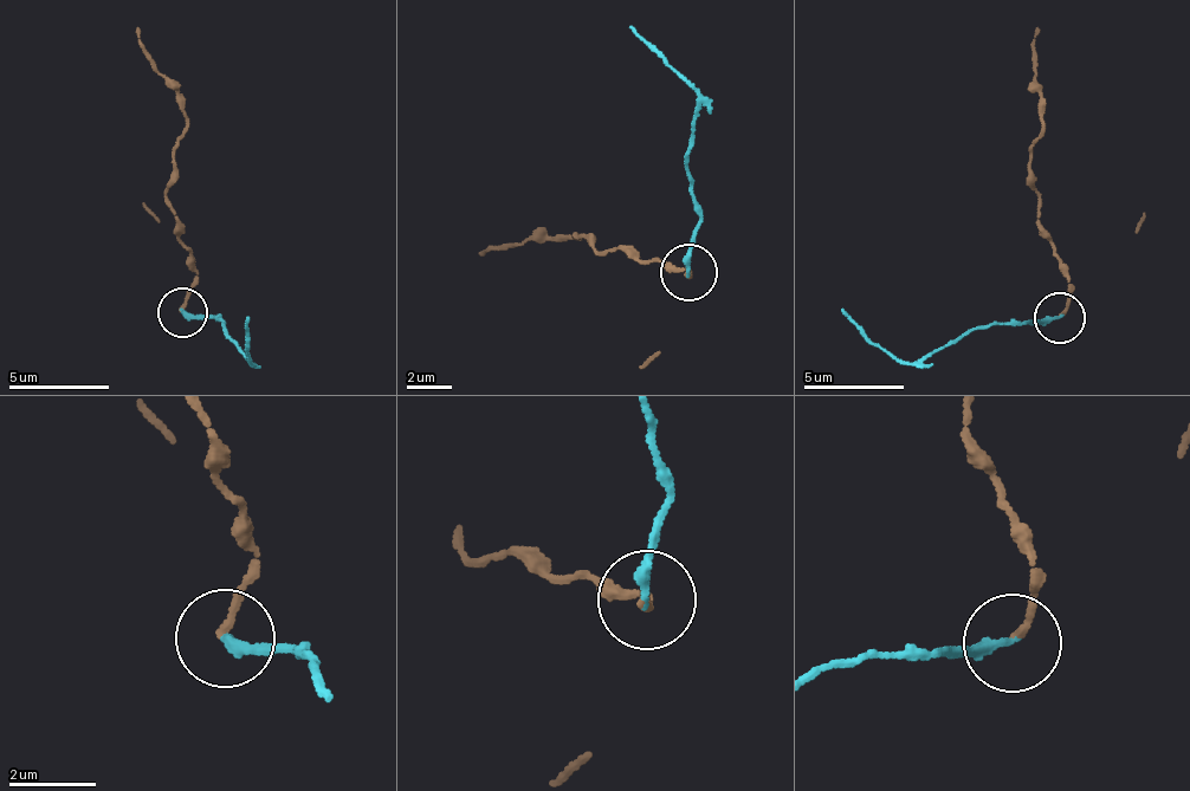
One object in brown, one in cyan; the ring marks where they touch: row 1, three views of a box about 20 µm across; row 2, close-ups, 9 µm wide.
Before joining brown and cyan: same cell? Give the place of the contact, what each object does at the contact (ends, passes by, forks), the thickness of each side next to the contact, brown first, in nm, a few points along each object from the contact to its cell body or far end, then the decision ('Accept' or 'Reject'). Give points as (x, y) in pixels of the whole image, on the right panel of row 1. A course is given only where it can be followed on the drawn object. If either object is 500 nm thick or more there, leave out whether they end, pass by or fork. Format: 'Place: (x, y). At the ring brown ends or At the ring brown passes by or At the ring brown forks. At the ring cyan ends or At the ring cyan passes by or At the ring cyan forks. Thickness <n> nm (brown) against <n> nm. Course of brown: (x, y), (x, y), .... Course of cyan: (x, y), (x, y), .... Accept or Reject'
Place: (1059, 318). At the ring brown ends. At the ring cyan ends. Thickness 170 nm (brown) against 240 nm. Course of brown: (1059, 315), (1066, 271), (1040, 218), (1029, 168), (1029, 148), (1043, 120), (1033, 83), (1039, 25). Course of cyan: (1059, 319), (1011, 323), (967, 332), (907, 361), (840, 310). Reject

